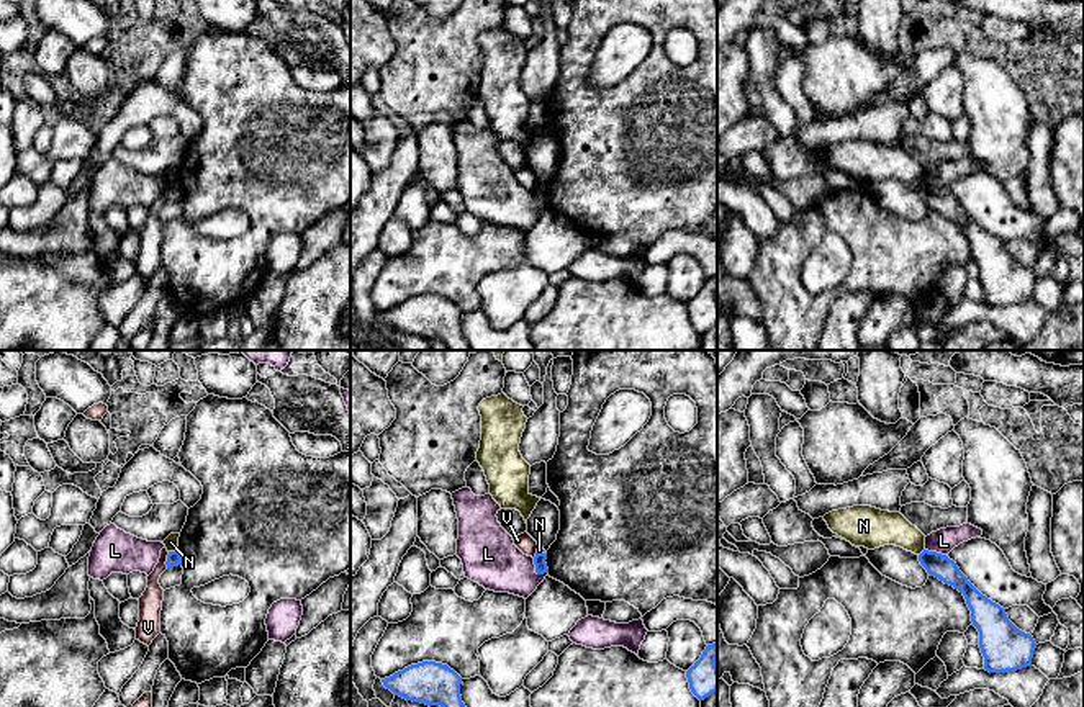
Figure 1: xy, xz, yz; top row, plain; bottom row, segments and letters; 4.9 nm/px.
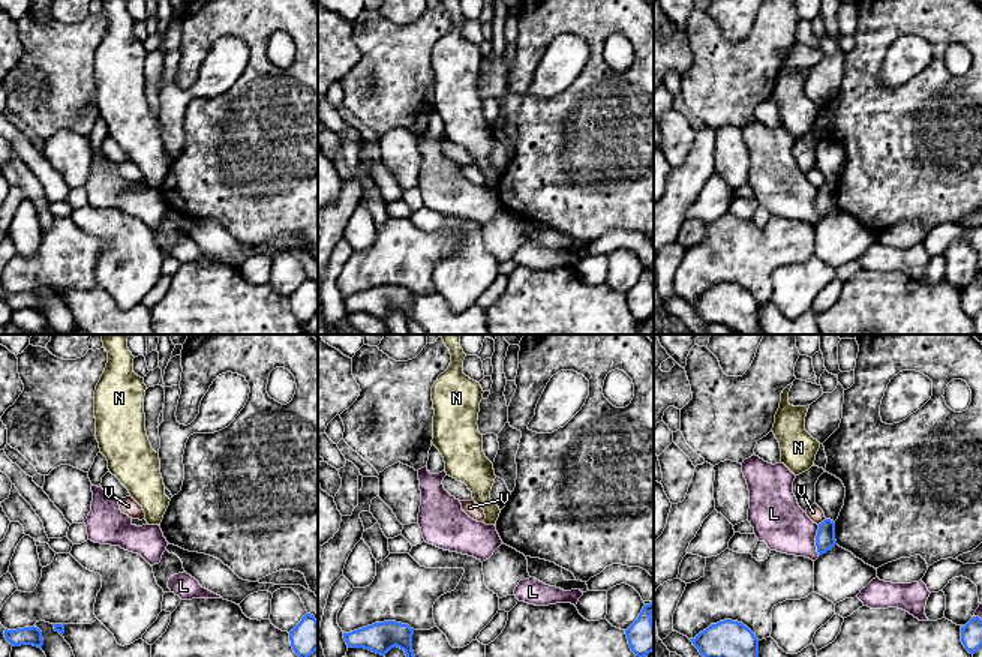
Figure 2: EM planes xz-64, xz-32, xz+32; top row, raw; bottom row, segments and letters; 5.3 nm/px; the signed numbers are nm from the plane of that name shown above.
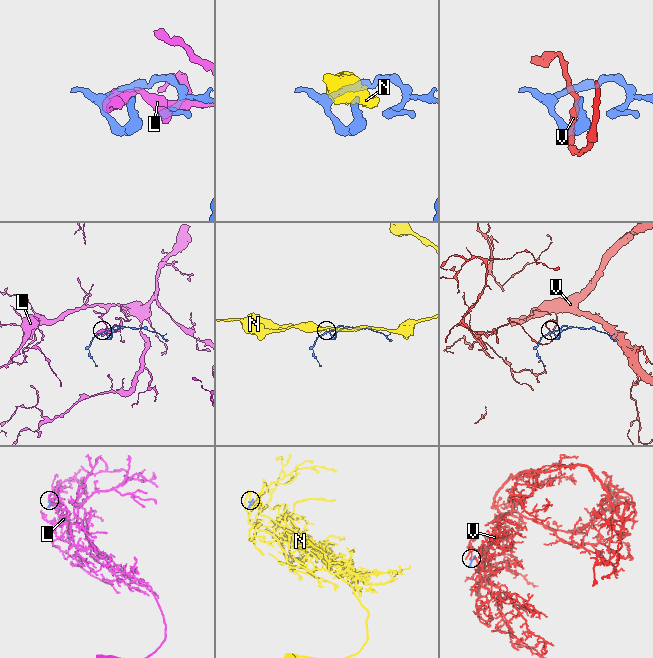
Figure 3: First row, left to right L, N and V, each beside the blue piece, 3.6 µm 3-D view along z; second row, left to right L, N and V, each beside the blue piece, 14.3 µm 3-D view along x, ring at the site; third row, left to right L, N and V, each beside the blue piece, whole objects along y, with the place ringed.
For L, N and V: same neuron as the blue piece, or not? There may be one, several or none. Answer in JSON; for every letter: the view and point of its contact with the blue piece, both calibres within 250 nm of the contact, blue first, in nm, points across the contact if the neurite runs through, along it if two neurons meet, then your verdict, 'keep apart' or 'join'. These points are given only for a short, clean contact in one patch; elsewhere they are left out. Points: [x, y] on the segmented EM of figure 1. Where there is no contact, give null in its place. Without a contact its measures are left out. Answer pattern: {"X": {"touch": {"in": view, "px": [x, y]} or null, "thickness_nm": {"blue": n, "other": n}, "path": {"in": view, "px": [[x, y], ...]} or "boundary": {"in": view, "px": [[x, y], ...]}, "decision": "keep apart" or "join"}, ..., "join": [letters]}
{"L": {"touch": {"in": "xz", "px": [536, 571]}, "thickness_nm": {"blue": 60, "other": 280}, "decision": "keep apart"}, "N": {"touch": {"in": "xy", "px": [174, 552]}, "thickness_nm": {"blue": 70, "other": 70}, "boundary": {"in": "xy", "px": [[169, 550], [177, 552]]}, "decision": "keep apart"}, "V": {"touch": {"in": "xy", "px": [167, 560]}, "thickness_nm": {"blue": 70, "other": 110}, "boundary": {"in": "xy", "px": [[169, 552], [166, 567]]}, "decision": "keep apart"}, "join": []}

